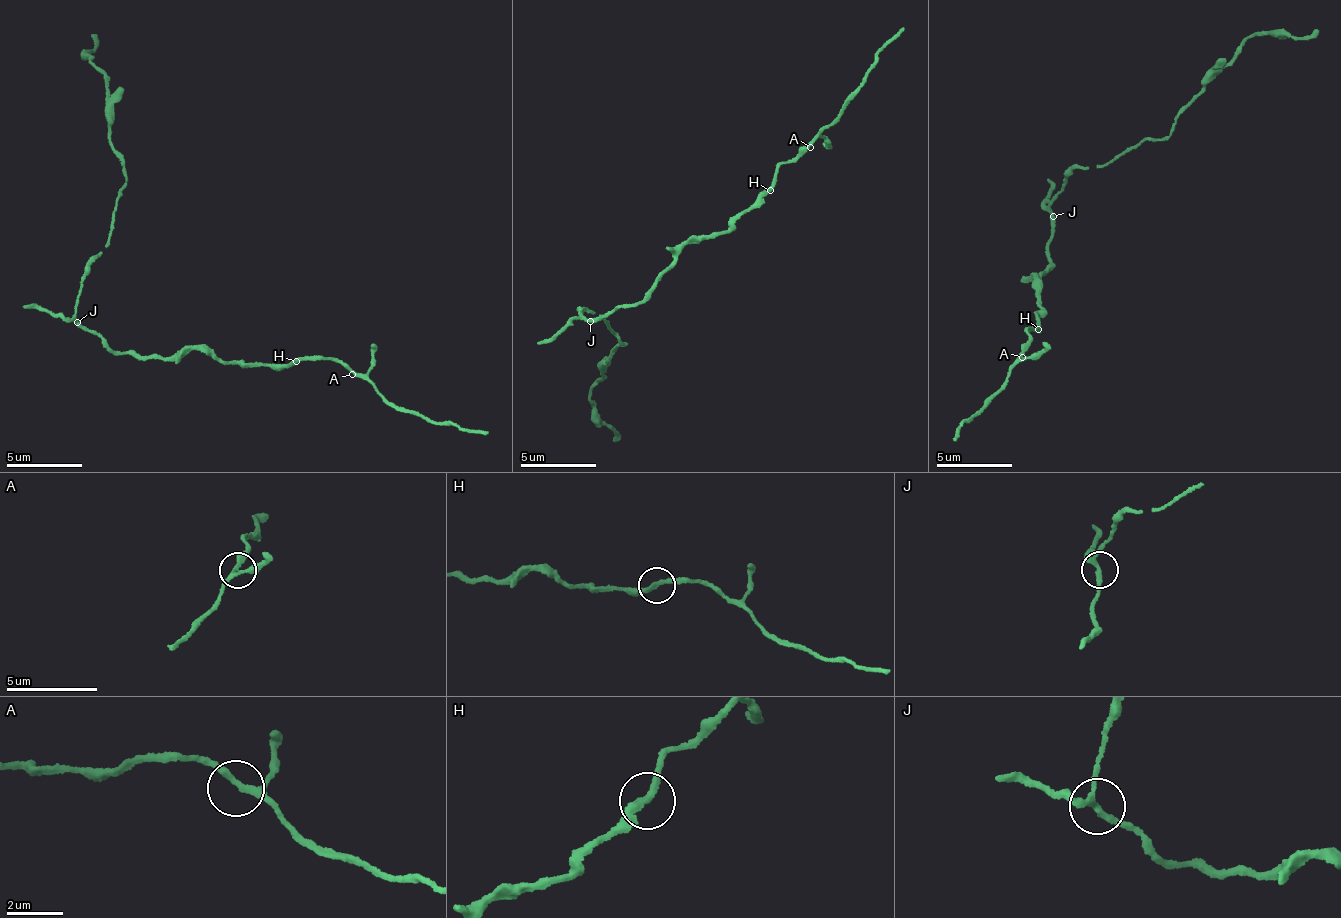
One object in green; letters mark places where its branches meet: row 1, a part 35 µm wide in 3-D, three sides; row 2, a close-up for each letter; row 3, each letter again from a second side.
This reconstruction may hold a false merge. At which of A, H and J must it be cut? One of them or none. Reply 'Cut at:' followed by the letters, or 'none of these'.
Cut at: none of these

